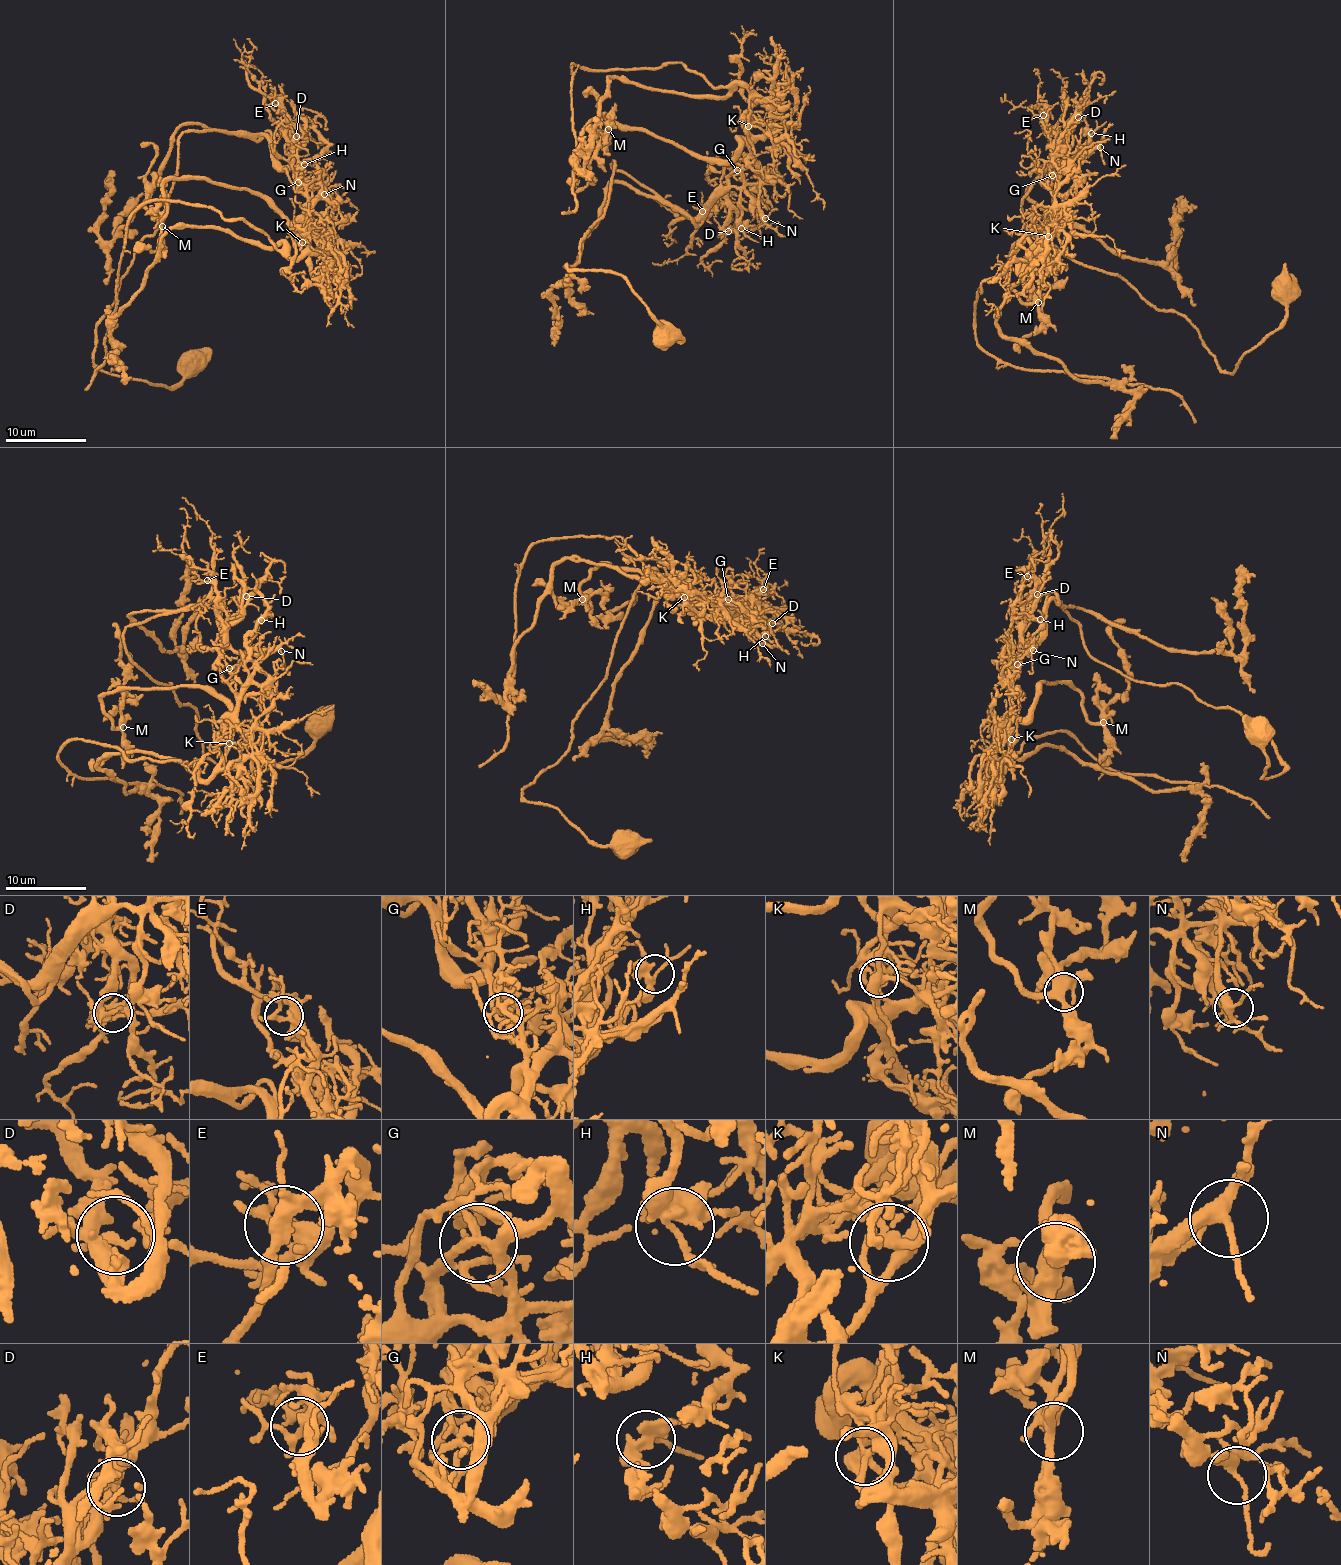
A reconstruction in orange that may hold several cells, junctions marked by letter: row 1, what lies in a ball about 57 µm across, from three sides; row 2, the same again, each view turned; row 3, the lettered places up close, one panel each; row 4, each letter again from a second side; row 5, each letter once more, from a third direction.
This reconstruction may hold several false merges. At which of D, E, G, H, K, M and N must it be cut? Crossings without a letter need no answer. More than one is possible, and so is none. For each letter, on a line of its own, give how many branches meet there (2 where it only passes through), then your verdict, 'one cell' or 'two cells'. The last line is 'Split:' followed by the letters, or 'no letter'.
D: branches 5; one cell
E: branches 3; one cell
G: branches 4; two cells
H: branches 4; one cell
K: branches 5; two cells
M: branches 5; one cell
N: branches 4; one cell
Split: G, K

